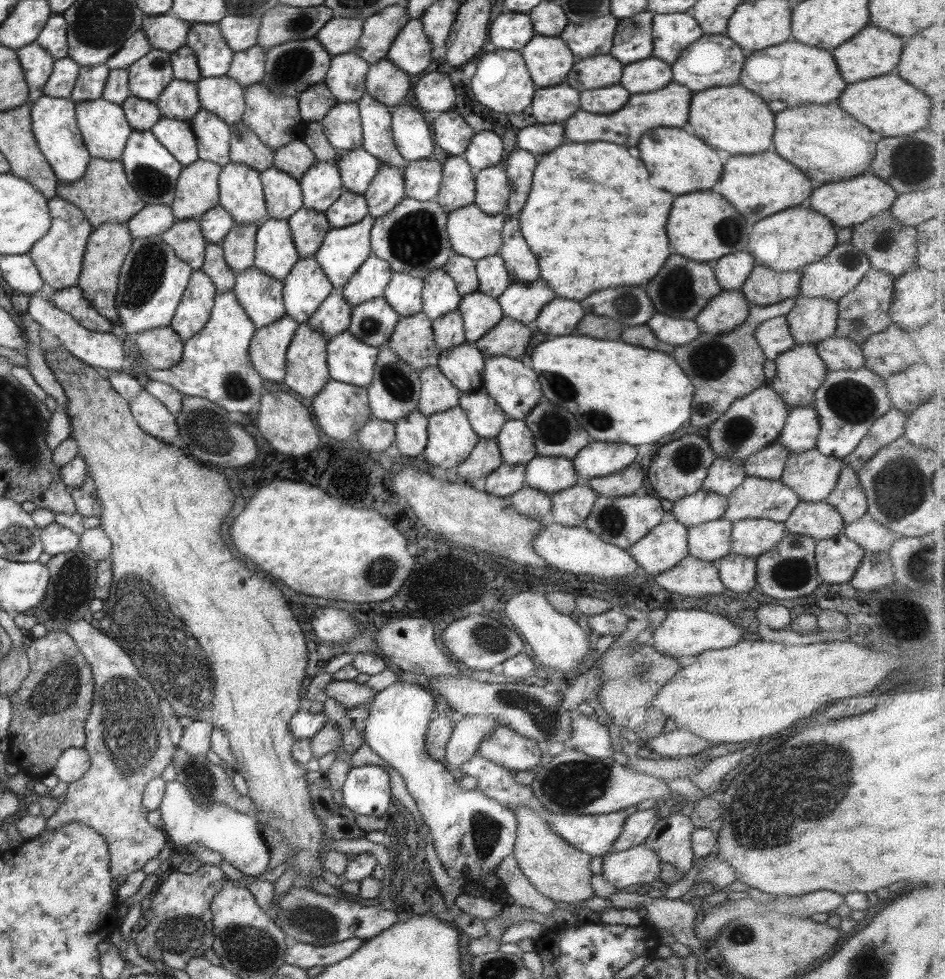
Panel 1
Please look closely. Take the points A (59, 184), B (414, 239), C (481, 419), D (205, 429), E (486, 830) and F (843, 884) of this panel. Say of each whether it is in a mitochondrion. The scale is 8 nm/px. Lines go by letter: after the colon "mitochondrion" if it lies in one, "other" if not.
A: other
B: mitochondrion
C: other
D: mitochondrion
E: mitochondrion
F: other

